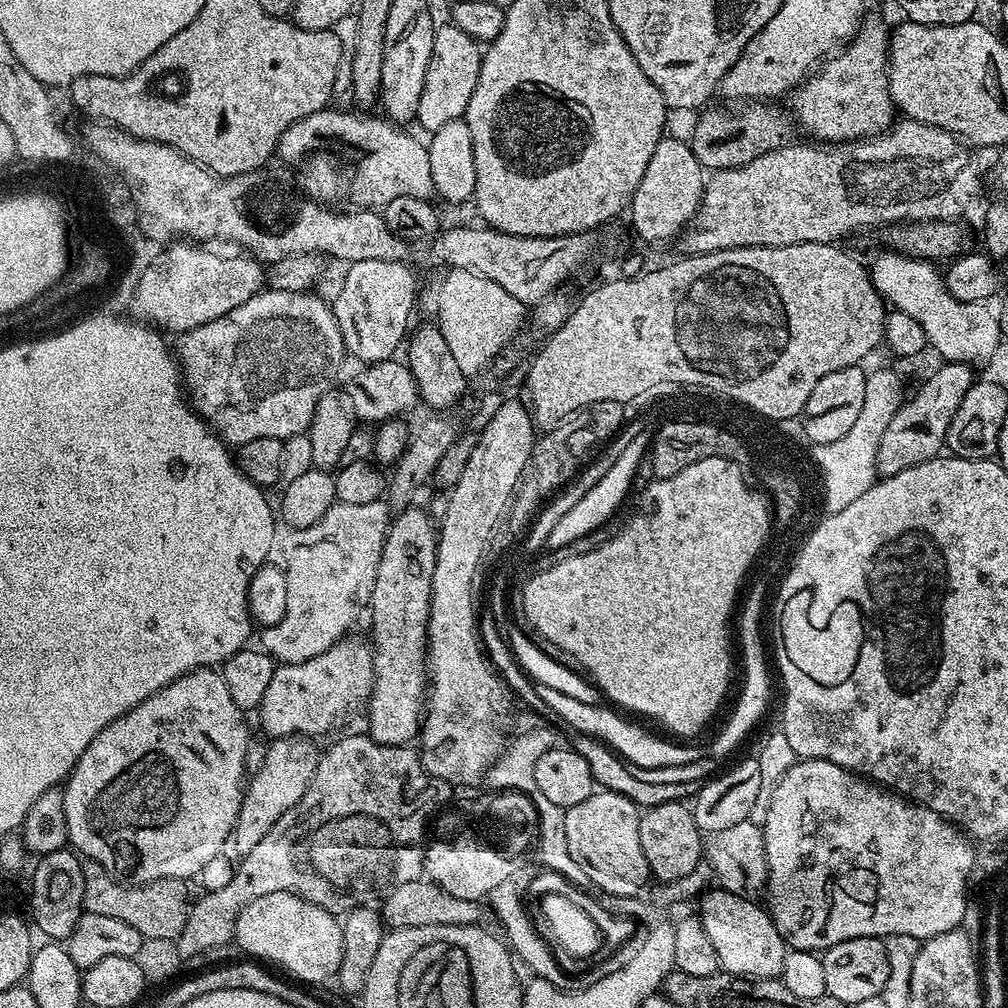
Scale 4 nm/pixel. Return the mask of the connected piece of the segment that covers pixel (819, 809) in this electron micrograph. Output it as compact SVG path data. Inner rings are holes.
M797 759L786 774L776 783L770 798L770 806L766 814L764 845L766 846L766 862L768 863L768 882L766 885L766 911L776 924L785 945L789 949L797 948L803 952L819 953L821 950L834 946L838 942L846 942L859 936L917 936L917 941L926 940L926 933L950 930L951 924L960 920L960 888L964 888L968 872L968 860L972 860L972 852L968 852L968 844L948 828L948 824L936 820L932 811L915 802L901 798L897 793L875 783L865 777L848 771L842 766L834 766L834 762L825 760Z

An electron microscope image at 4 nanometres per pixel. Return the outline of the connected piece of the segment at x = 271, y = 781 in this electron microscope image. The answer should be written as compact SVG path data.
M277 736L268 744L266 758L254 772L245 787L243 802L240 803L238 818L233 828L232 846L244 855L254 848L273 829L274 823L288 809L301 800L309 788L320 761L317 741L311 736Z

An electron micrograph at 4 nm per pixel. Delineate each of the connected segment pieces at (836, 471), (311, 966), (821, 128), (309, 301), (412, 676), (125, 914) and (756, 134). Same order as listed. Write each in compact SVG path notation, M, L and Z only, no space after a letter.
M888 368L871 370L866 374L865 401L857 421L850 426L850 431L835 442L815 444L811 447L811 461L822 475L822 500L826 502L827 513L838 513L844 510L855 499L860 498L877 477L876 458L878 443L890 424L890 419L903 404L906 391L901 378Z
M289 892L266 894L247 904L240 912L234 944L241 953L257 961L267 962L277 969L285 968L280 970L289 977L297 976L292 977L297 981L305 980L300 981L305 985L320 984L323 980L331 981L342 962L340 926L341 921L333 913L300 896Z
M865 19L851 43L843 50L837 51L819 71L809 76L799 88L791 93L791 115L799 131L801 128L813 141L847 144L850 140L866 140L888 131L894 123L898 109L892 102L892 94L888 85L890 28L887 28L882 21L872 19Z
M261 290L257 296L250 298L250 302L242 302L238 310L230 310L230 314L222 314L222 318L214 318L214 322L206 322L197 328L191 328L189 332L183 333L180 340L174 344L174 355L180 365L180 374L183 387L186 389L187 399L191 407L204 420L204 423L229 446L239 446L246 442L254 442L254 438L278 438L286 441L294 435L307 433L314 418L314 410L318 402L333 387L332 376L340 372L340 363L346 360L344 350L344 339L342 330L338 330L338 322L334 318L331 307L323 304L318 297L312 296L311 291L307 292L275 292Z
M413 506L391 517L382 546L370 605L370 643L374 649L372 661L376 681L366 705L366 732L379 744L411 745L417 739L426 711L428 615L437 539L434 520L419 506Z
M84 864L84 910L102 914L106 918L118 918L138 930L144 939L168 938L177 940L186 926L190 907L189 885L183 880L162 878L149 884L125 884L111 876L101 864Z
M736 106L724 107L728 108L709 107L701 111L700 121L692 128L692 152L705 170L746 166L746 162L754 162L754 158L762 158L762 154L770 154L793 143L794 120L787 111L772 108L776 106L748 106L745 112L739 112Z

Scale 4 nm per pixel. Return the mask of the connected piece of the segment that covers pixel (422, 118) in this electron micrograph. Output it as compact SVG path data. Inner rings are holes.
M445 22L439 25L434 34L434 46L430 50L430 66L426 66L426 82L422 82L422 94L418 98L418 110L415 123L421 124L428 134L437 132L446 122L461 119L470 102L470 94L474 94L474 86L478 86L481 45L466 30L457 24Z

